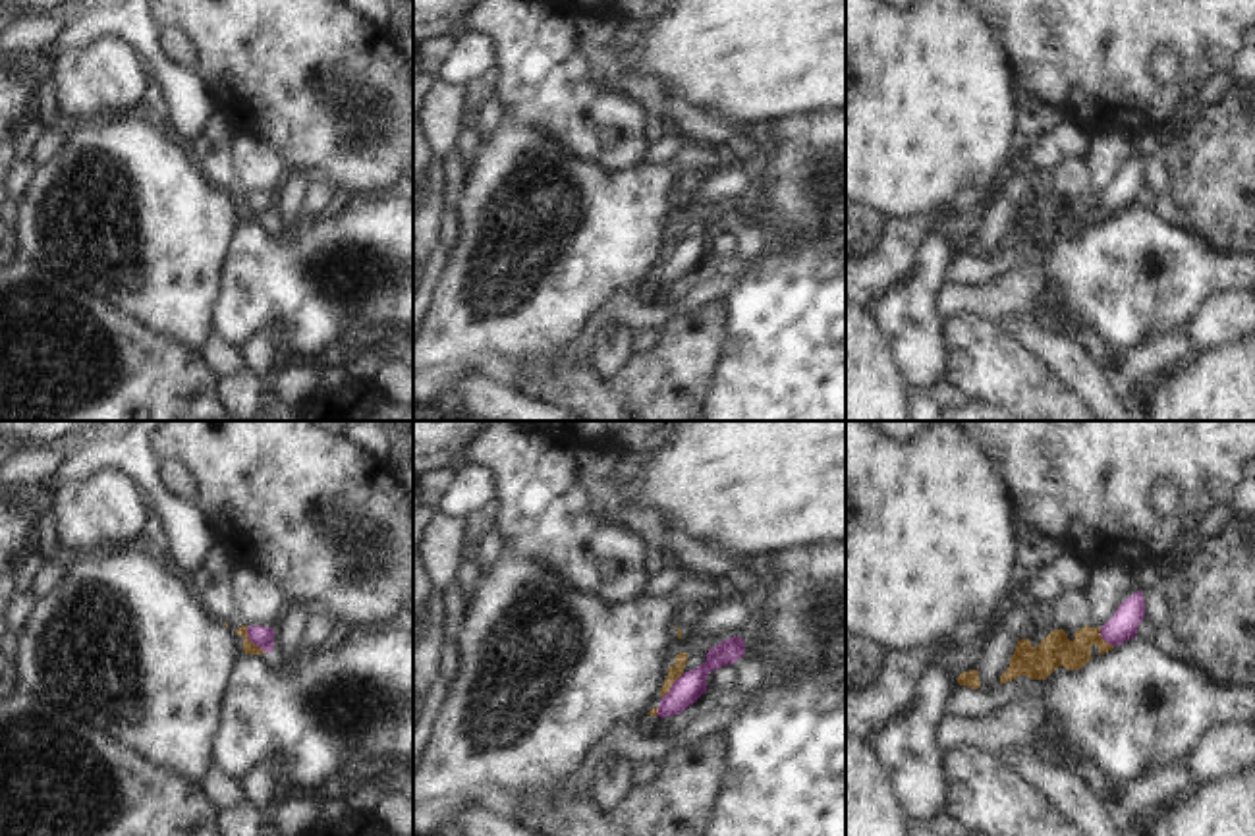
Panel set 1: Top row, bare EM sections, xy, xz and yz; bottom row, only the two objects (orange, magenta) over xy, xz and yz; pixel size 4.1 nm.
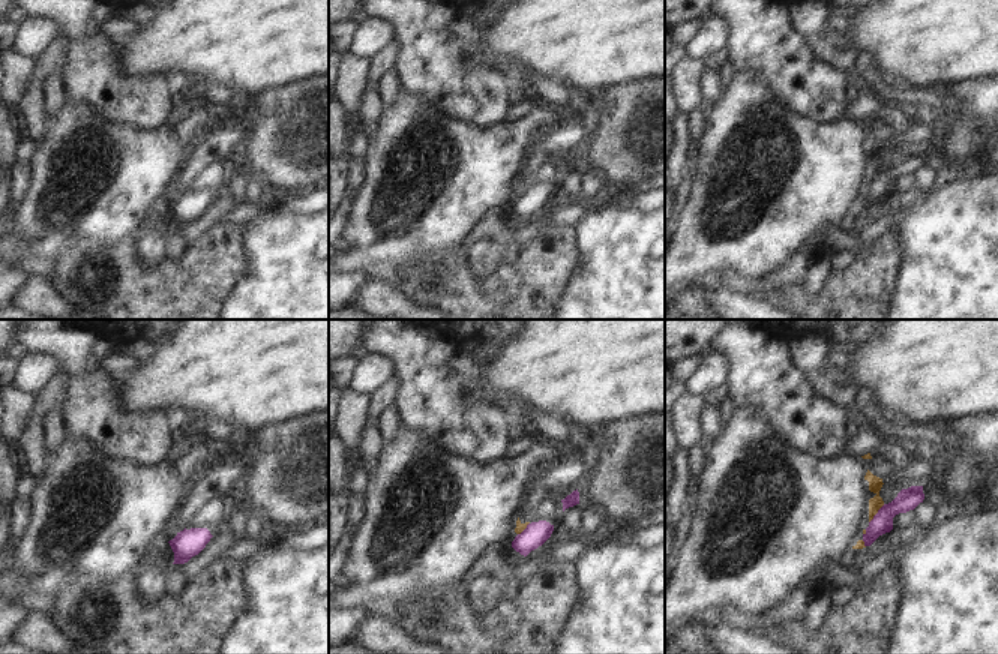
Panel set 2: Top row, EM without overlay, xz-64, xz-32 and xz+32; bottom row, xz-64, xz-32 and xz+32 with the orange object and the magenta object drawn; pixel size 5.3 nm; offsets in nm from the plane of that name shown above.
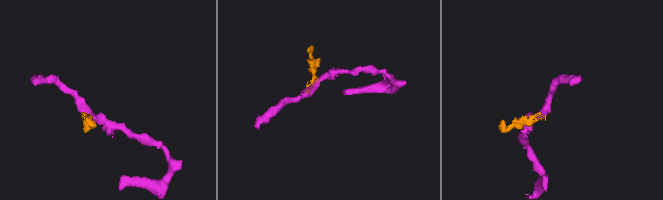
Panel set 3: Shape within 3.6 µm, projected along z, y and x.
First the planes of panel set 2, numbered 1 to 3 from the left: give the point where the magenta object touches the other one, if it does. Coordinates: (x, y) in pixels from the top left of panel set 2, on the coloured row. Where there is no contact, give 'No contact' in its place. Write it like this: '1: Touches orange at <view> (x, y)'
1: No contact
2: Touches orange at xz-32 (524, 528)
3: Touches orange at xz+32 (877, 512)

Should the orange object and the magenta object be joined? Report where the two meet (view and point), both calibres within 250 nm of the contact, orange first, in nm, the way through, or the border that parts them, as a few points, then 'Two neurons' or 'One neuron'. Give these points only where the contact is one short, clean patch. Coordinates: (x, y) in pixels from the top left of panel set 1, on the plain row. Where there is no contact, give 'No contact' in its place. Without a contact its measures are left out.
Touches orange at xy (250, 209). Thickness 50 nm (orange) against 90 nm. Boundary: xy (246, 195), (246, 203), (265, 219). Two neurons

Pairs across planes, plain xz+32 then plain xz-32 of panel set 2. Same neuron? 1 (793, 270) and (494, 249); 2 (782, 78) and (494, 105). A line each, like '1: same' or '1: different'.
1: different
2: same

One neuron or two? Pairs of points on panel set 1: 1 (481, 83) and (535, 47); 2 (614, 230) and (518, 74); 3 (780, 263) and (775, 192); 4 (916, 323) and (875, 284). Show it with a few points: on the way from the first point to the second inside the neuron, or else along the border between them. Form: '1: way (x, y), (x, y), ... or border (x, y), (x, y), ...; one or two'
1: border (495, 62), (499, 80), (493, 95); two
2: border (531, 126), (564, 153), (611, 170); two
3: border (823, 240), (769, 248); two
4: border (918, 263), (902, 282), (865, 306); two

